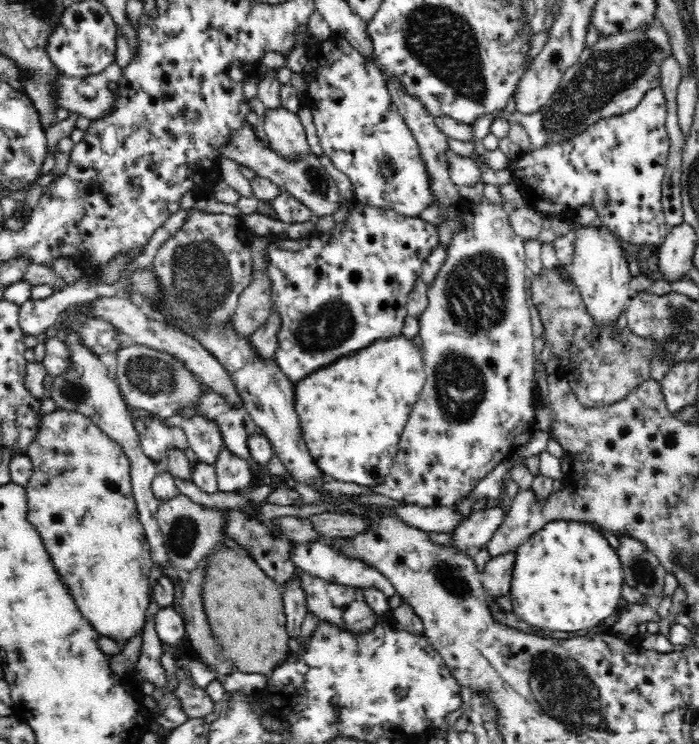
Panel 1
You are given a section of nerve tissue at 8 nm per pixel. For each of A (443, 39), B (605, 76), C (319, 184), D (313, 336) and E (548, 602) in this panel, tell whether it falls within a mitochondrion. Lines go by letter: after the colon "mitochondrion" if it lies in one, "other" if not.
A: mitochondrion
B: mitochondrion
C: mitochondrion
D: mitochondrion
E: other

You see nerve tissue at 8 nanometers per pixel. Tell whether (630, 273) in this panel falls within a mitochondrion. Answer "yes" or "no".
no

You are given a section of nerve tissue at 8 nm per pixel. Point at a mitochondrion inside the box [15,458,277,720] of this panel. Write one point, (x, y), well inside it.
(183, 533)

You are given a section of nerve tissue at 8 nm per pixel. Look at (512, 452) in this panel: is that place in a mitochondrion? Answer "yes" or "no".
no

